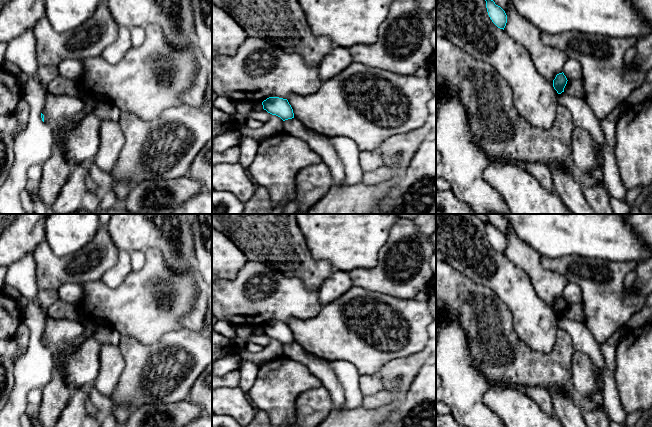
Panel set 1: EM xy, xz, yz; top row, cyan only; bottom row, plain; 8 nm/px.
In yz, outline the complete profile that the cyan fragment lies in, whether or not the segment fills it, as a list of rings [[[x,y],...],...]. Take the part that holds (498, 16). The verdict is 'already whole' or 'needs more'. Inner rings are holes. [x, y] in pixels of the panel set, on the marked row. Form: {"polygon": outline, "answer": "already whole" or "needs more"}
{"polygon": [[[485,0],[488,15],[492,22],[500,29],[505,28],[507,23],[507,15],[505,11],[498,5],[495,4],[493,0]]], "answer": "already whole"}

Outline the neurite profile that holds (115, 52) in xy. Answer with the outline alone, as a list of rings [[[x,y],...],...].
[[[119,27],[116,41],[109,45],[102,53],[102,57],[110,64],[116,64],[123,59],[131,48],[131,30],[128,27]]]

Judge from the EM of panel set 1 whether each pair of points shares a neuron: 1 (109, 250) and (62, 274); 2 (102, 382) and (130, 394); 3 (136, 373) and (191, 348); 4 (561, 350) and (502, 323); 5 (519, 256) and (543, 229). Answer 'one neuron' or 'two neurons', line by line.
1: one neuron
2: two neurons
3: one neuron
4: one neuron
5: two neurons

